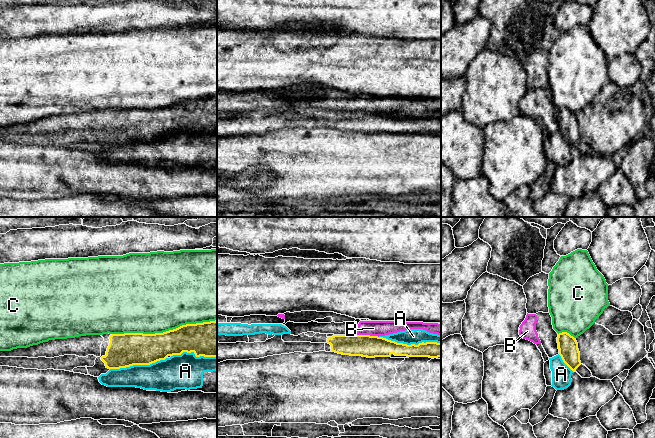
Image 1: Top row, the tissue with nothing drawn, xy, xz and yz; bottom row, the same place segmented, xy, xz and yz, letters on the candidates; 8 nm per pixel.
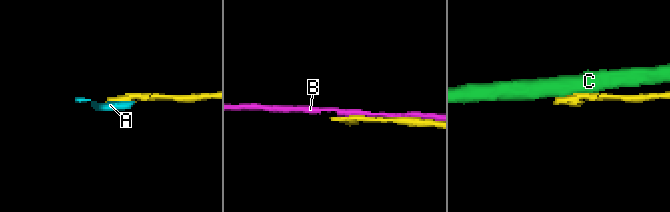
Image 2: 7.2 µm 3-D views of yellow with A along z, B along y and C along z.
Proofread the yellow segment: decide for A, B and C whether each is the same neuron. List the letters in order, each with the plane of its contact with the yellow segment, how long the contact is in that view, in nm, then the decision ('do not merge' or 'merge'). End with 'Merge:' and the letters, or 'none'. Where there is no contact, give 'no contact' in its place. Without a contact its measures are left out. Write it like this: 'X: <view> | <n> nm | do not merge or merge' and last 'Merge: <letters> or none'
A: xz | 500 nm | do not merge
B: xz | 180 nm | do not merge
C: xy | 850 nm | do not merge
Merge: none

